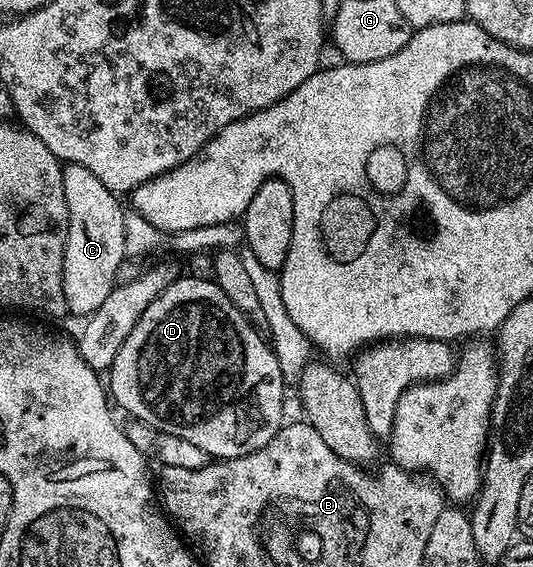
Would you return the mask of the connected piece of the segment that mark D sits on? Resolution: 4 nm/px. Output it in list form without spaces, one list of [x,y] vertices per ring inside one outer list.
[[[180,275],[141,314],[140,320],[117,351],[116,360],[113,361],[109,369],[109,375],[111,375],[111,384],[109,380],[110,399],[116,405],[119,403],[128,412],[126,414],[128,417],[144,420],[146,424],[153,426],[158,432],[168,432],[169,434],[177,434],[177,438],[186,438],[188,442],[193,442],[193,446],[205,450],[208,458],[232,460],[238,456],[249,454],[253,450],[261,450],[261,446],[265,446],[265,442],[269,442],[269,438],[273,438],[273,434],[277,434],[285,423],[285,417],[283,417],[285,385],[281,366],[277,362],[277,354],[271,349],[268,337],[262,331],[259,333],[254,327],[258,328],[246,312],[237,310],[237,306],[233,306],[233,302],[229,302],[229,298],[225,298],[225,290],[221,290],[214,279],[202,280],[199,276]]]

